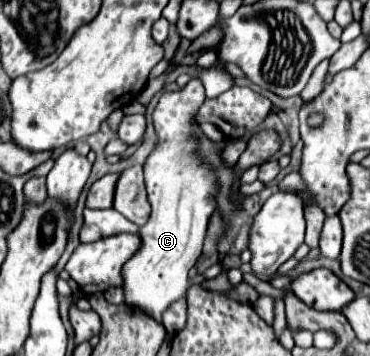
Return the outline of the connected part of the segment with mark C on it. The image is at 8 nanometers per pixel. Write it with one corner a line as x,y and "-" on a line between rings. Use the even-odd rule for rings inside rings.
191,79
183,89
163,93
153,111
153,125
159,135
159,143
145,161
145,183
153,213
147,225
139,229
143,239
141,249
123,265
123,303
147,311
157,321
161,321
161,313
173,301
181,299
193,285
187,273
201,255
207,223
215,209
217,183
213,173
205,169
201,159
195,155
197,141
191,135
191,121
203,101
203,83
199,79

